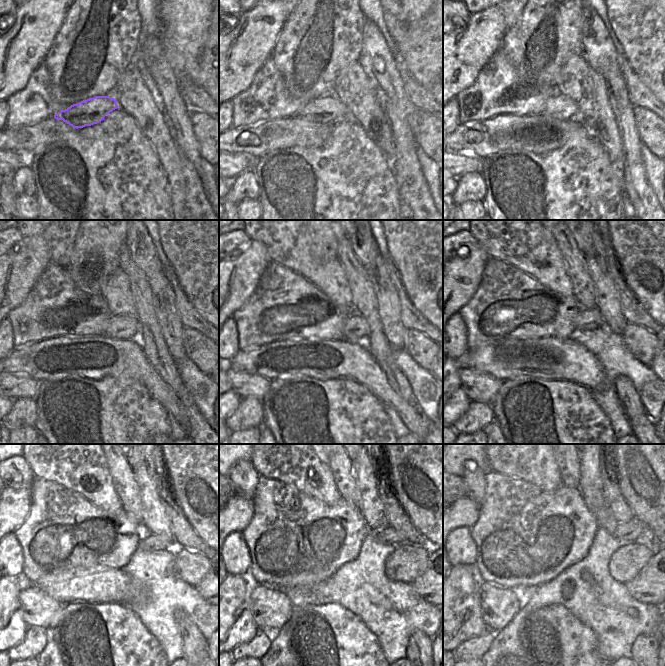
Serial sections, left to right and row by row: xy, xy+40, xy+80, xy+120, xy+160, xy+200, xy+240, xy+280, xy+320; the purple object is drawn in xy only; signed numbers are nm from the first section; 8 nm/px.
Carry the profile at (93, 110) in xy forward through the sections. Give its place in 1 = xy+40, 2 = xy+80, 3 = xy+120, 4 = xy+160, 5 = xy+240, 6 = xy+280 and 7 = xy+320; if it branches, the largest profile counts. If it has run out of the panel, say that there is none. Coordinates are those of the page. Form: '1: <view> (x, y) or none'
1: xy+40 (325, 108)
2: xy+80 (559, 106)
3: xy+120 (120, 327)
4: xy+160 (356, 329)
5: xy+240 (148, 542)
6: xy+280 (388, 535)
7: xy+320 (633, 531)

